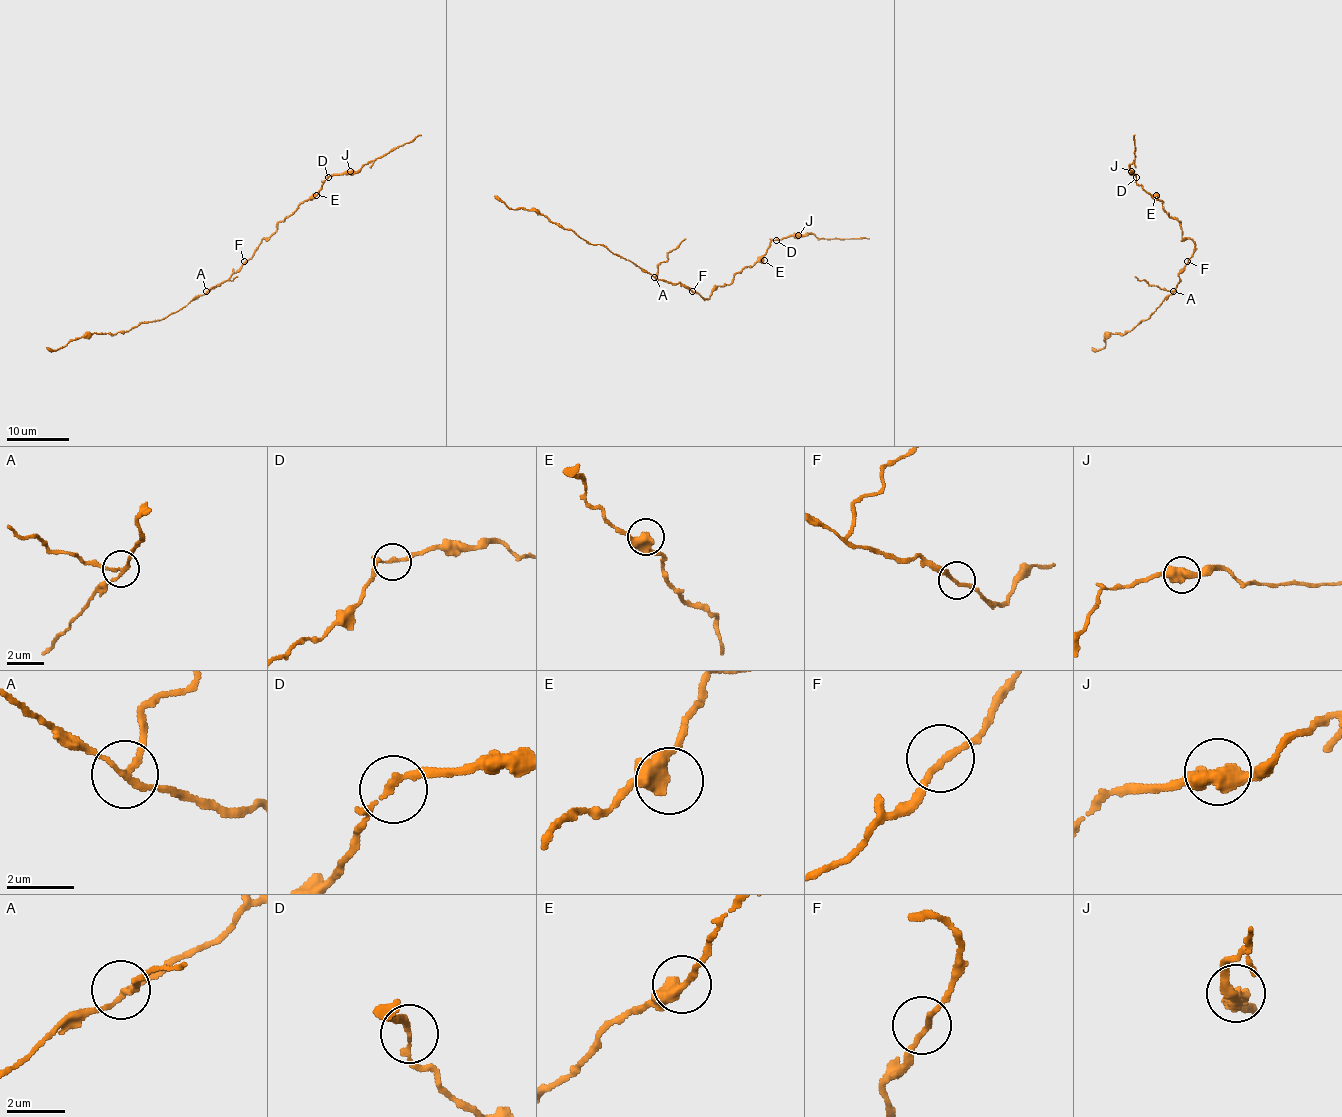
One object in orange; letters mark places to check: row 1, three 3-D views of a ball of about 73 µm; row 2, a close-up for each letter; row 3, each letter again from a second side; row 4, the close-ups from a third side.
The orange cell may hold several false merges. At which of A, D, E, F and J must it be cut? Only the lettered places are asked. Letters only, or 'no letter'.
A

